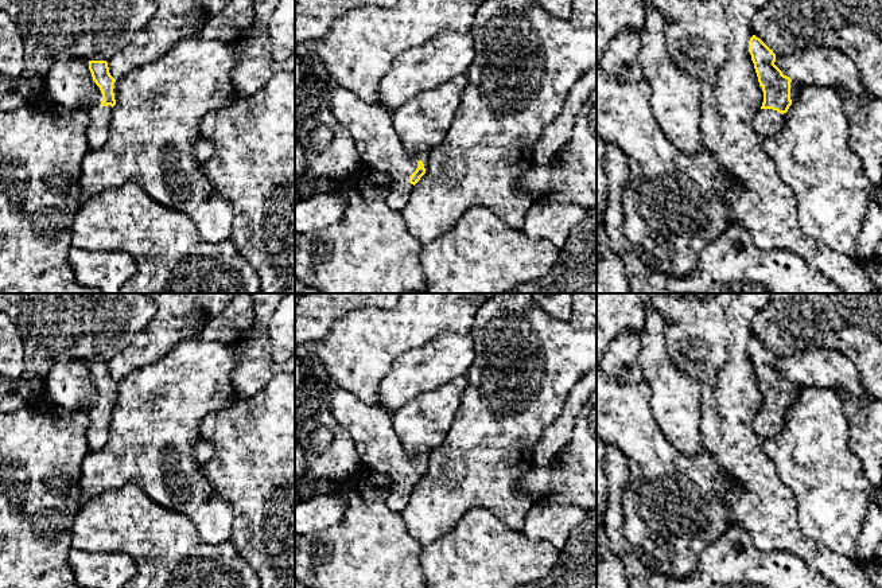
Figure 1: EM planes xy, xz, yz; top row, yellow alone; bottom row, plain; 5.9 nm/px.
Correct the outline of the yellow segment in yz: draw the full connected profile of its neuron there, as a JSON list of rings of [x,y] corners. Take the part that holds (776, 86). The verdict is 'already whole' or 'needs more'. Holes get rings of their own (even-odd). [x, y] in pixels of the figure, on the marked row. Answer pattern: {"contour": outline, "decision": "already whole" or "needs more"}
{"contour": [[[755,35],[749,40],[749,52],[764,91],[764,102],[754,116],[753,126],[758,136],[766,139],[781,131],[784,114],[796,100],[800,83],[782,74],[774,65],[773,50]]], "decision": "needs more"}

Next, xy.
{"contour": [[[89,61],[89,70],[97,85],[97,100],[88,109],[88,143],[89,149],[97,149],[106,143],[109,136],[112,108],[116,105],[118,82],[110,75],[106,61]]], "decision": "needs more"}

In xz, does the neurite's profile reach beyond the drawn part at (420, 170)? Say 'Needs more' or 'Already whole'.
Needs more

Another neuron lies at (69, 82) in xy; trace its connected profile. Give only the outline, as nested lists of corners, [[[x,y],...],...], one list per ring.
[[[55,59],[44,78],[47,98],[61,106],[89,109],[97,100],[97,85],[85,59]]]

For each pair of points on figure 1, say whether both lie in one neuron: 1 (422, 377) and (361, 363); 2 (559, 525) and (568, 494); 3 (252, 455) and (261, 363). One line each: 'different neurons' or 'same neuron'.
1: different neurons
2: different neurons
3: different neurons

